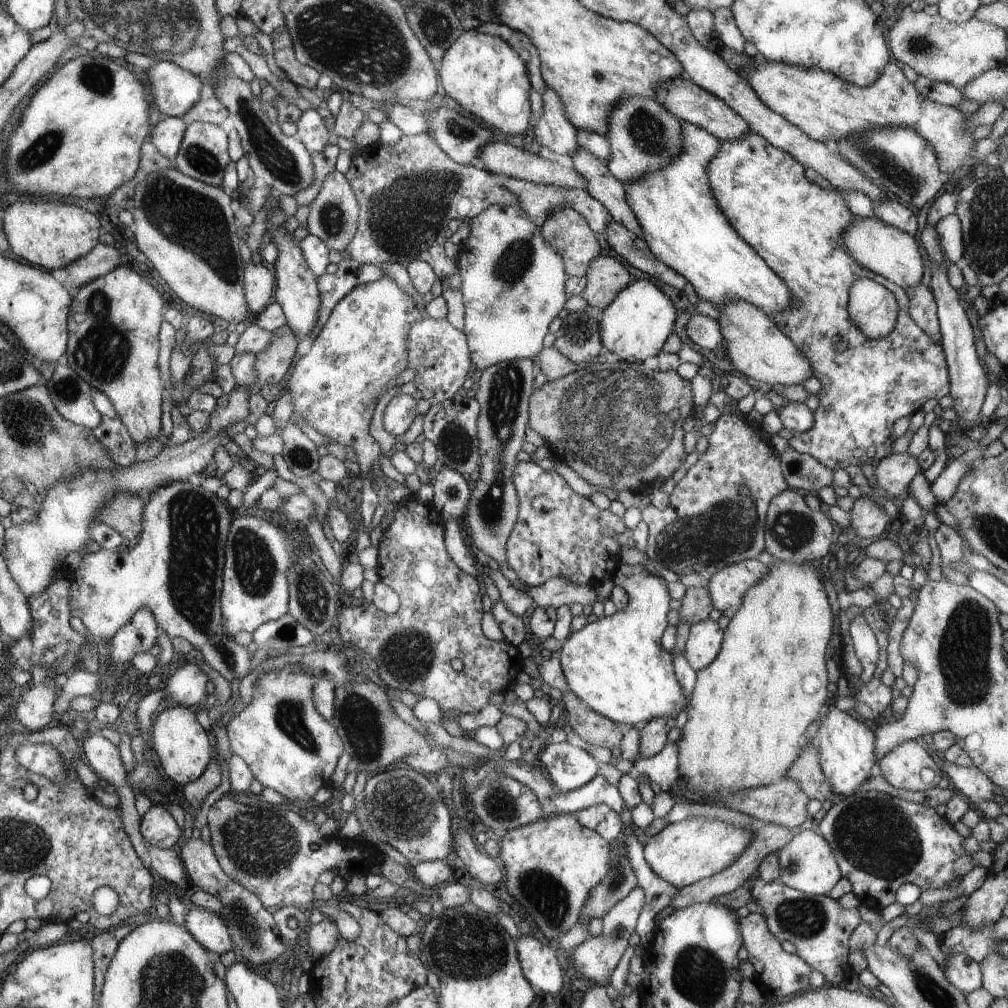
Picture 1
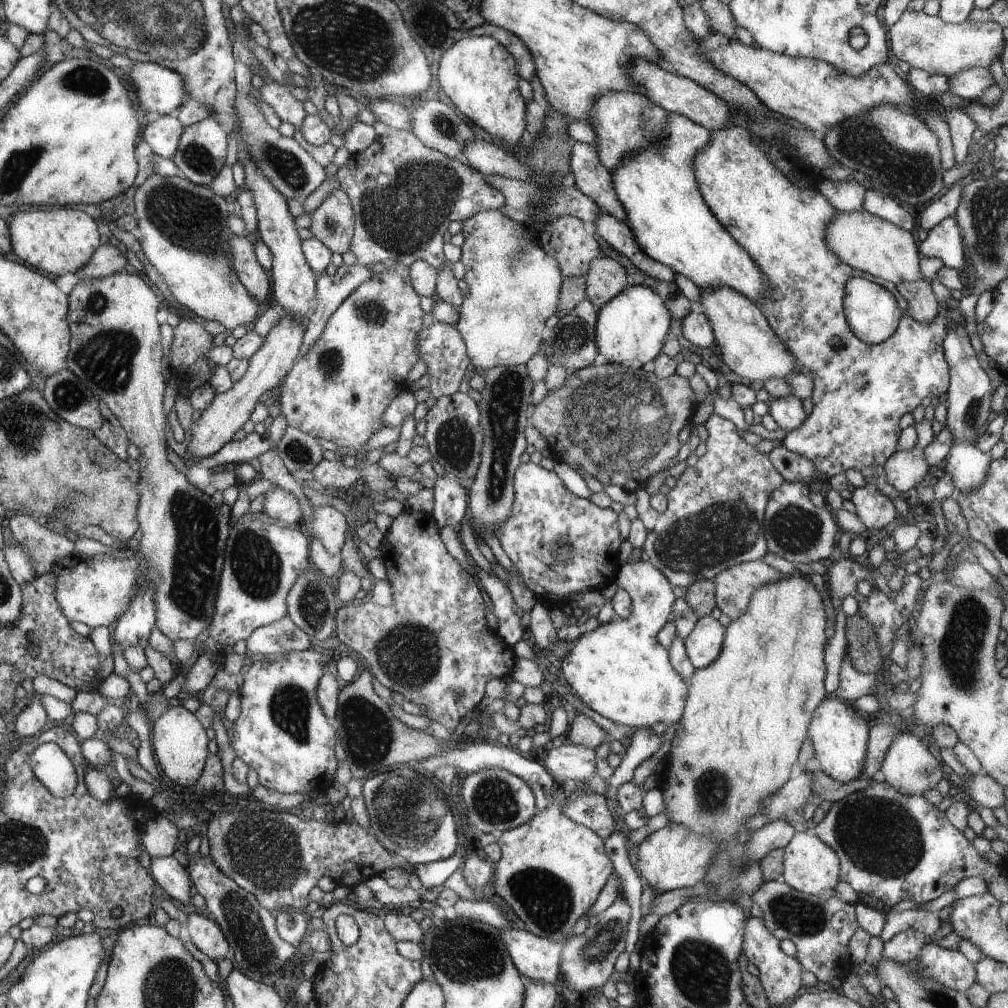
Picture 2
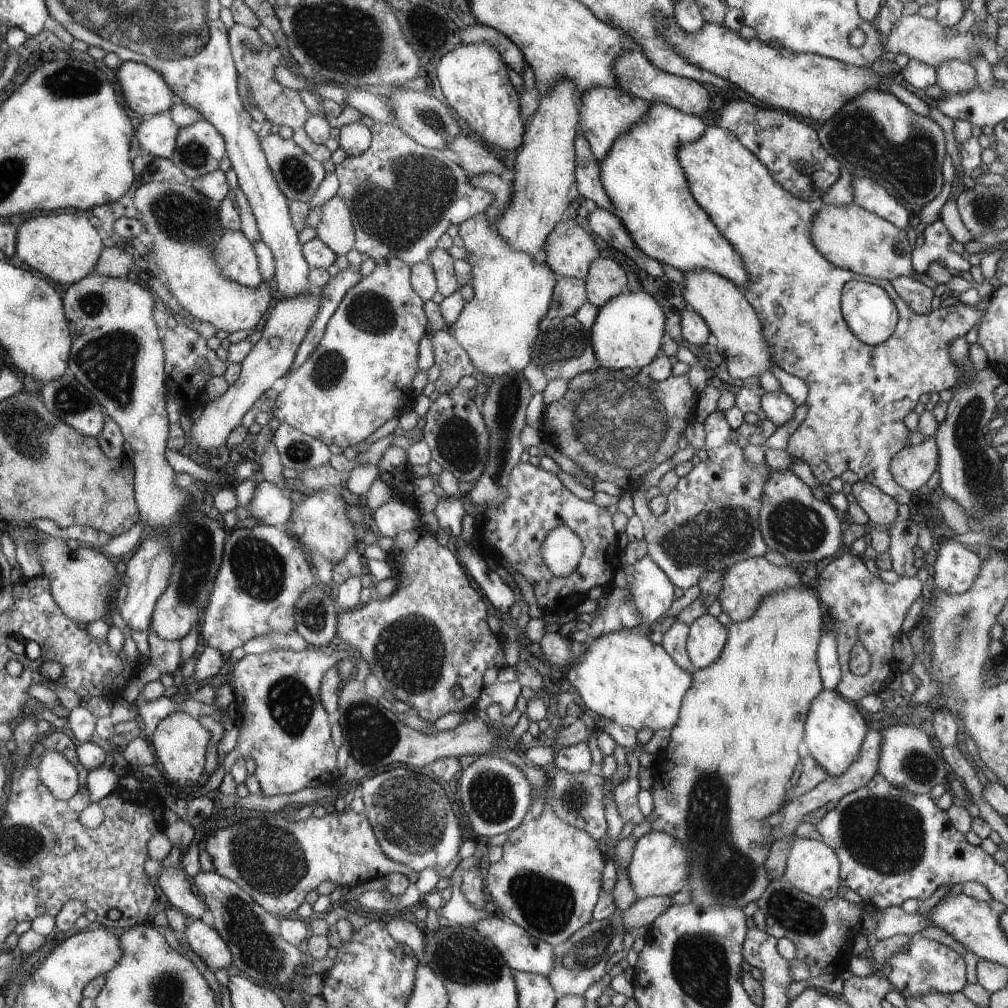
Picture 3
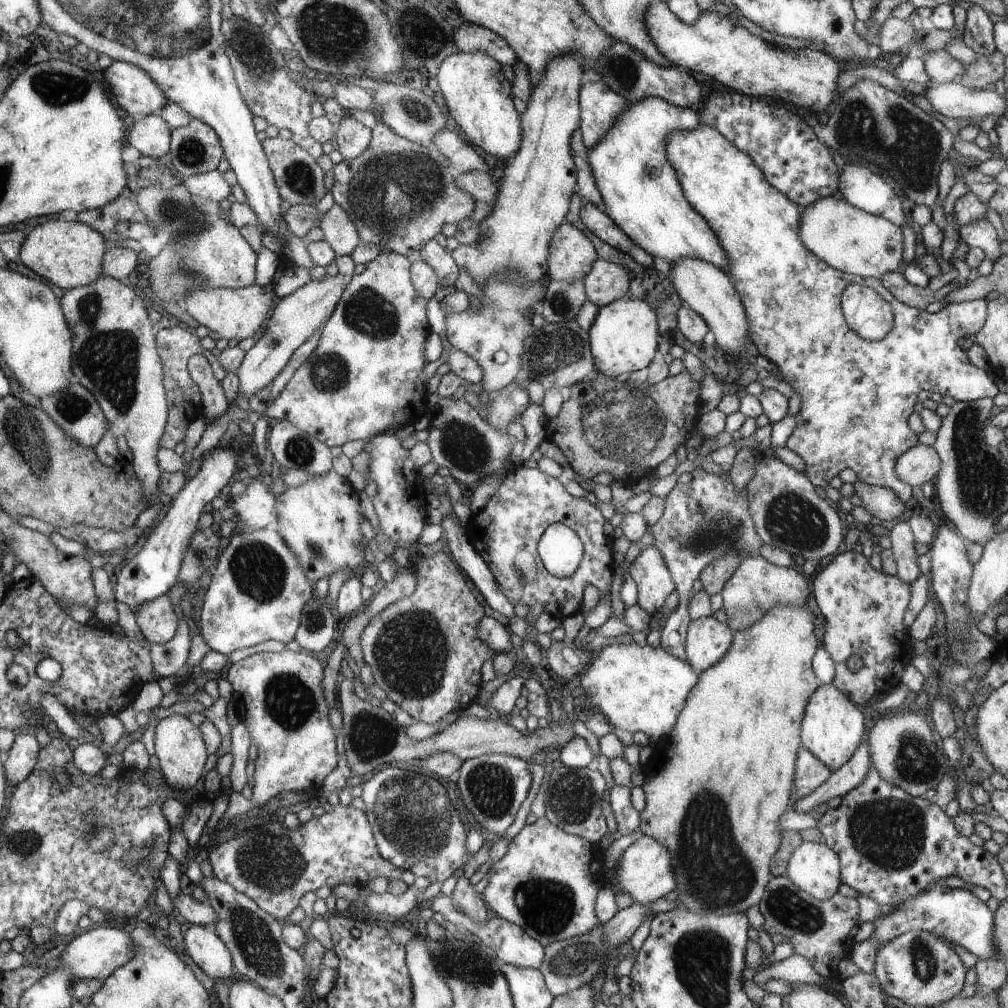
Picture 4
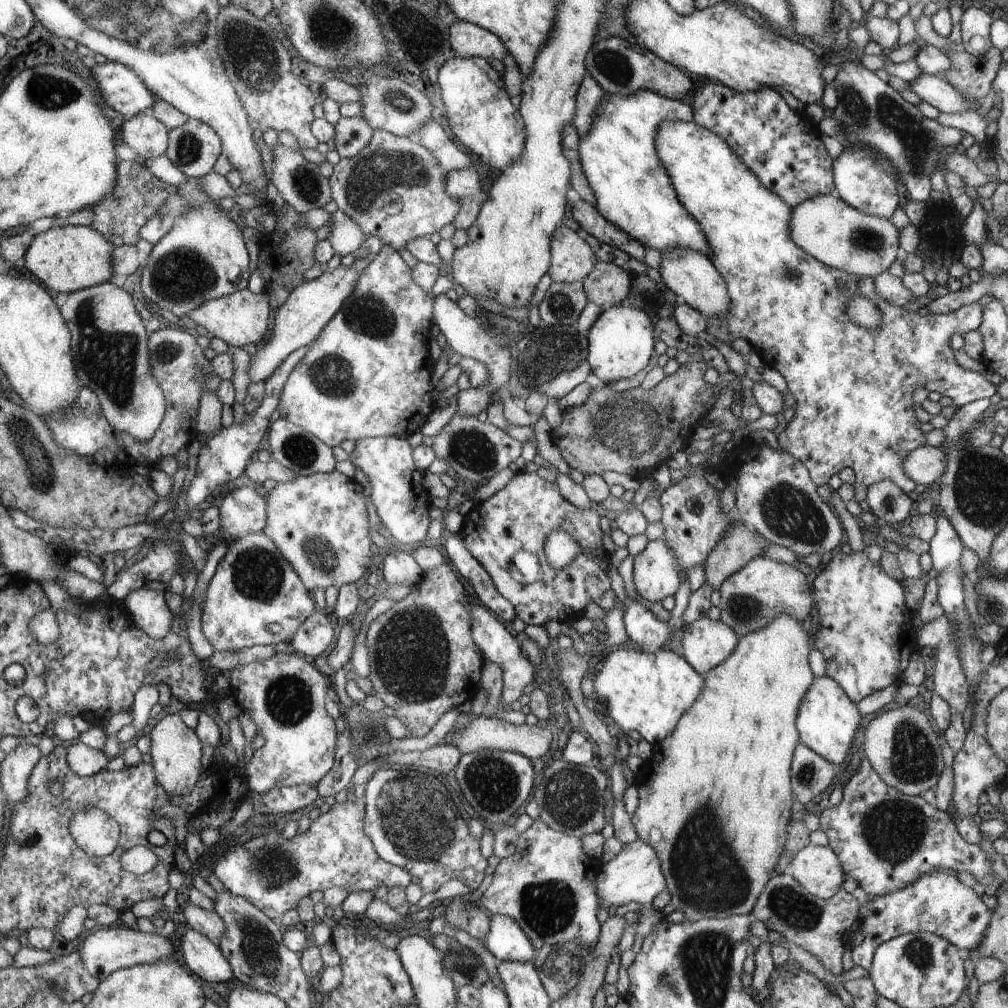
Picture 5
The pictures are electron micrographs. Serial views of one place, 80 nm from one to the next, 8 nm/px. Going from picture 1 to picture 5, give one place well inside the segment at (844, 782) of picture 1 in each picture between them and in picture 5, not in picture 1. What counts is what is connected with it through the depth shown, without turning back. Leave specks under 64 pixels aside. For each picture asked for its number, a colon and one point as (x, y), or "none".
2: (840, 738)
3: (835, 731)
4: (832, 729)
5: (828, 719)

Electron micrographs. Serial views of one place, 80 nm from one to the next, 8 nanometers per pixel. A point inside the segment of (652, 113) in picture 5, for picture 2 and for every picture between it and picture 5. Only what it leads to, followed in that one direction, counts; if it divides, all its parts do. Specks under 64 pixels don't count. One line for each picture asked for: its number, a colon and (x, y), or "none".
2: (666, 209)
3: (642, 175)
4: (641, 192)

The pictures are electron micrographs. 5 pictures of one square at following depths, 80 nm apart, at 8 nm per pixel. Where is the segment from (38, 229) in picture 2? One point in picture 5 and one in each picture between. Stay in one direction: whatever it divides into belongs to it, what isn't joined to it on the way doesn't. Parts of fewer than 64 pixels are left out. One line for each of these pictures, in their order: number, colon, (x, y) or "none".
3: (62, 247)
4: (69, 254)
5: (69, 258)

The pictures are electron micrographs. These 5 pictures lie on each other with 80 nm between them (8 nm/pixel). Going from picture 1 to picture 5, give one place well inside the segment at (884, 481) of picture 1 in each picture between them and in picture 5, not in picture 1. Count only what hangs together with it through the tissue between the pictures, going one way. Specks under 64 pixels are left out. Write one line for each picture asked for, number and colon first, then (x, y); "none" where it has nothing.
2: (906, 470)
3: (915, 466)
4: (920, 464)
5: (924, 465)

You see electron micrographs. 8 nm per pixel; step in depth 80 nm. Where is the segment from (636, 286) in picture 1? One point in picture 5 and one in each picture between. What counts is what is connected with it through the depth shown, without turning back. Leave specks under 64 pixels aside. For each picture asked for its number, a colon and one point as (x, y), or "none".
2: (630, 330)
3: (627, 333)
4: (624, 337)
5: (620, 343)

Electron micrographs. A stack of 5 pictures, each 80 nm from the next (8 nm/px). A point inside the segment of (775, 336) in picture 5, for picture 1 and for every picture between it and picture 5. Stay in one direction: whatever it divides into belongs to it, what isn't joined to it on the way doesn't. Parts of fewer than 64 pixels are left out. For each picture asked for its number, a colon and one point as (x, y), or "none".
1: (797, 227)
2: (861, 391)
3: (858, 395)
4: (857, 395)

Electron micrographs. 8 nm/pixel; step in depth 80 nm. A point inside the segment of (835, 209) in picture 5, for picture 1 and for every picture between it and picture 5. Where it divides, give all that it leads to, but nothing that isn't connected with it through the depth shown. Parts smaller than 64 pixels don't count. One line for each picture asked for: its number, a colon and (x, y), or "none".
1: (894, 255)
2: (874, 246)
3: (852, 238)
4: (850, 240)

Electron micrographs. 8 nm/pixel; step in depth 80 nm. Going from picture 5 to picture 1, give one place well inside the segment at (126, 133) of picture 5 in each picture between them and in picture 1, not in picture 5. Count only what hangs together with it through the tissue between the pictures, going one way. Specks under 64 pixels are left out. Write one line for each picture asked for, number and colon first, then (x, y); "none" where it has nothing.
1: (167, 136)
2: (163, 135)
3: (157, 135)
4: (151, 135)

